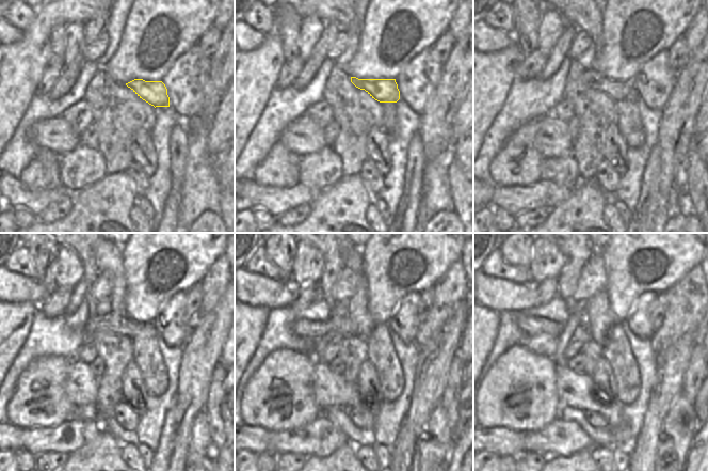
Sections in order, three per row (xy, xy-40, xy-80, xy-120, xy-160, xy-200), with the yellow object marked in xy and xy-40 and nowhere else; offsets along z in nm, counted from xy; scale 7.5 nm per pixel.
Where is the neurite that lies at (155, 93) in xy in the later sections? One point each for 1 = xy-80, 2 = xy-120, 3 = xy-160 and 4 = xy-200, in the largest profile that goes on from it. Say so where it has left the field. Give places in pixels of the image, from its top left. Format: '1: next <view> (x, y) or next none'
1: next xy-80 (617, 90)
2: next xy-120 (111, 323)
3: next xy-160 (342, 325)
4: next xy-200 (530, 325)

